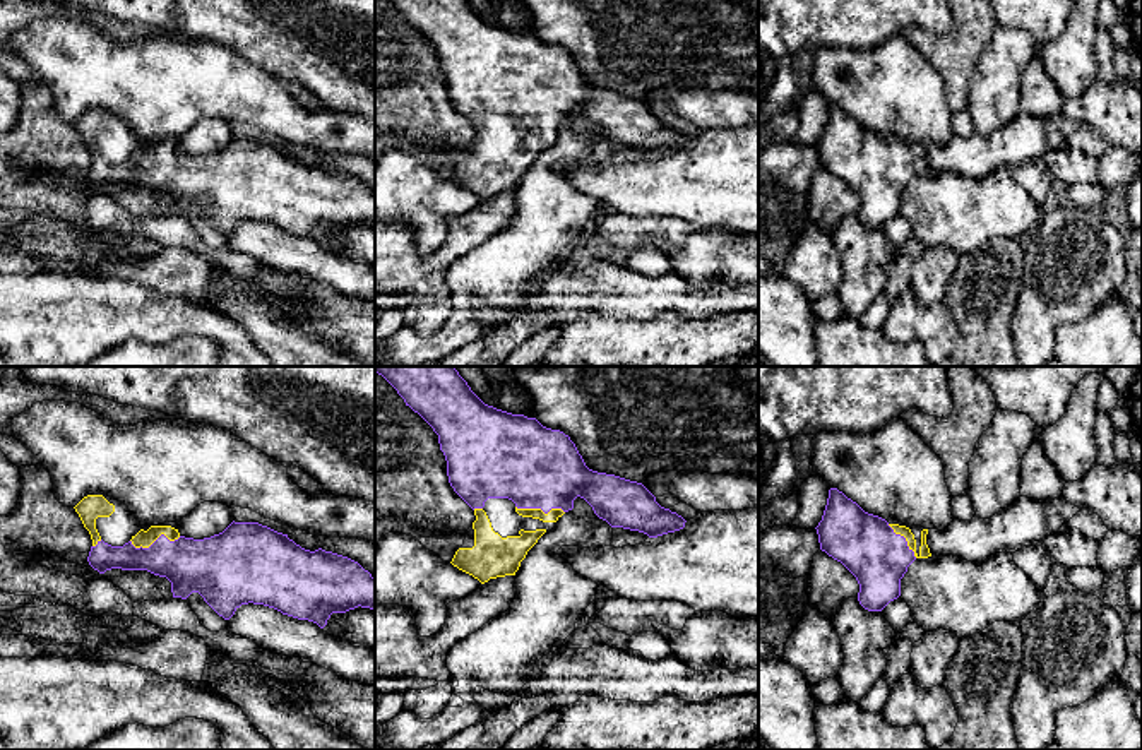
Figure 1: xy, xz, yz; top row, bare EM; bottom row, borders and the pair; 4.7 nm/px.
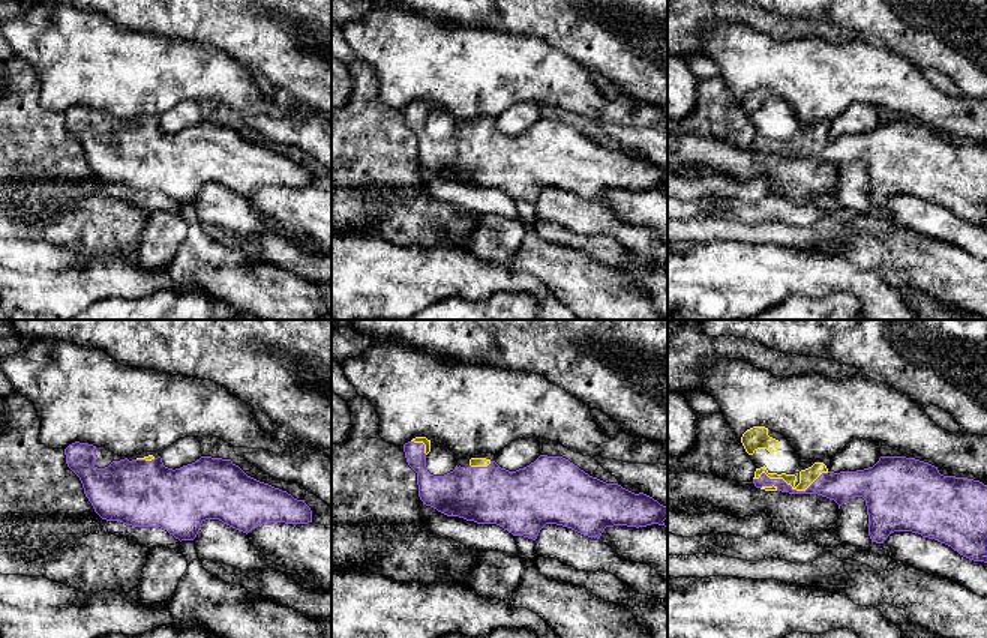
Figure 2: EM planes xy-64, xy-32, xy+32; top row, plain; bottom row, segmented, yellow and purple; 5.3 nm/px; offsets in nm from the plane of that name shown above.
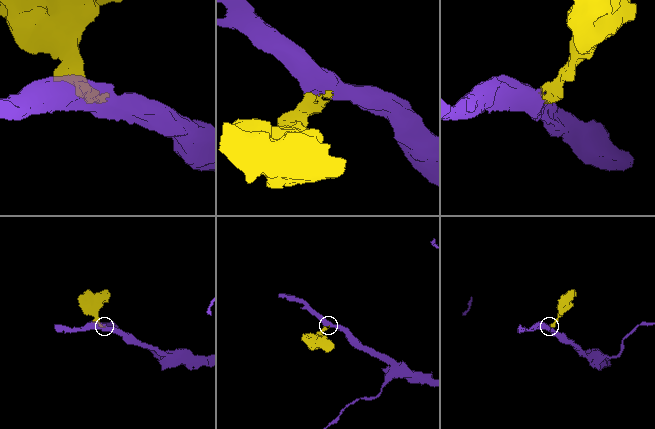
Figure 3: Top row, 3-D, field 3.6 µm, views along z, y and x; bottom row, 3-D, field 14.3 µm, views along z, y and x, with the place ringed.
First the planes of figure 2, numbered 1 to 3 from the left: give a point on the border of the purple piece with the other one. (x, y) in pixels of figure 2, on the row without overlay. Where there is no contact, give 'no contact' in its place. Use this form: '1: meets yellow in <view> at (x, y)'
1: meets yellow in xy-64 at (146, 123)
2: meets yellow in xy-32 at (422, 105)
3: meets yellow in xy+32 at (791, 149)

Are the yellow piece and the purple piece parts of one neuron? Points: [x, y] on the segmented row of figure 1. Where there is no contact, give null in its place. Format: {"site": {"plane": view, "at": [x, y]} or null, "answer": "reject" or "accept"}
{"site": {"plane": "xy", "at": [154, 540]}, "answer": "accept"}

